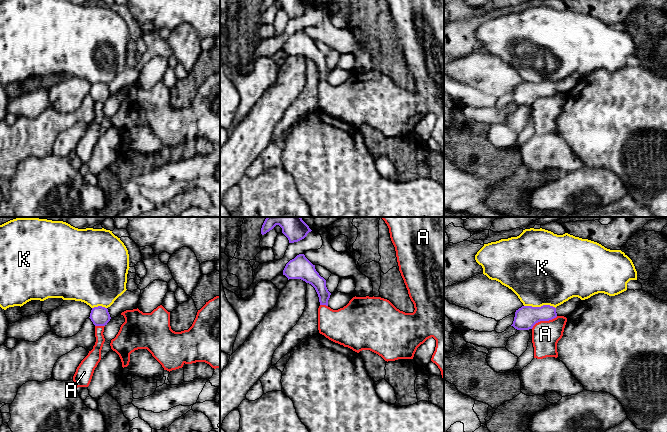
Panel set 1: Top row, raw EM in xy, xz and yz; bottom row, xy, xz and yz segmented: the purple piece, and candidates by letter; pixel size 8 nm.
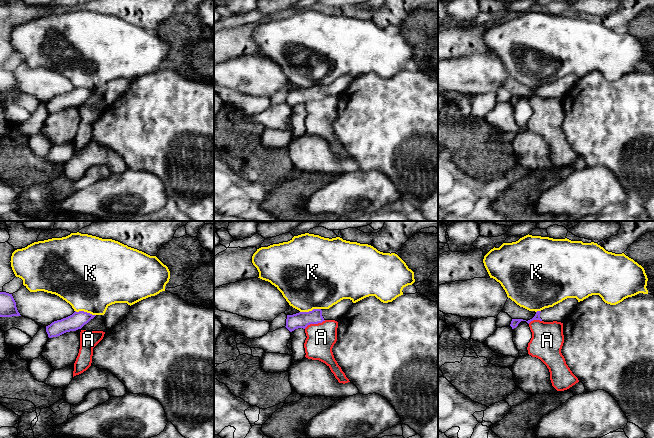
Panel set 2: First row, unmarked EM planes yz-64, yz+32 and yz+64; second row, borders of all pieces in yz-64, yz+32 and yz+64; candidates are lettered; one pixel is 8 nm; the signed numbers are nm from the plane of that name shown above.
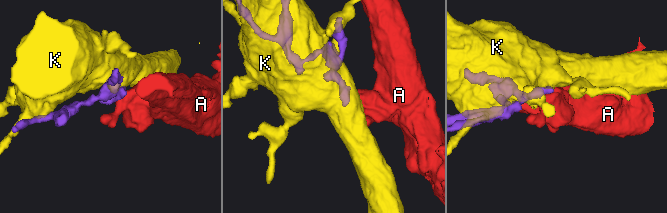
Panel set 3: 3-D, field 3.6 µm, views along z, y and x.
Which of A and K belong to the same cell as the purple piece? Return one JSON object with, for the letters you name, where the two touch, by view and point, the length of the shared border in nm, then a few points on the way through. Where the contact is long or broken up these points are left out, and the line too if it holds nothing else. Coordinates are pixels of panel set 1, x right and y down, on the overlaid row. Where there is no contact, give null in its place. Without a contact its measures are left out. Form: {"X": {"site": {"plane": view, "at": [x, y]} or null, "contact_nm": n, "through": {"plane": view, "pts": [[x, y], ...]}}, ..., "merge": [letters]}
{"merge": []}

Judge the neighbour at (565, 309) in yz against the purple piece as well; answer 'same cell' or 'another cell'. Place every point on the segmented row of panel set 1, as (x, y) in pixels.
same cell

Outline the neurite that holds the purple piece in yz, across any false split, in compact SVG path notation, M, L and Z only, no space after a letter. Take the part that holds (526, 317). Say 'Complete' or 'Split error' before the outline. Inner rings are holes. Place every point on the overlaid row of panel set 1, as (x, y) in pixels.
Split error. M573 297L556 308L550 305L541 307L522 306L515 312L513 326L517 330L529 330L540 321L549 321L557 316L569 316L582 300Z

